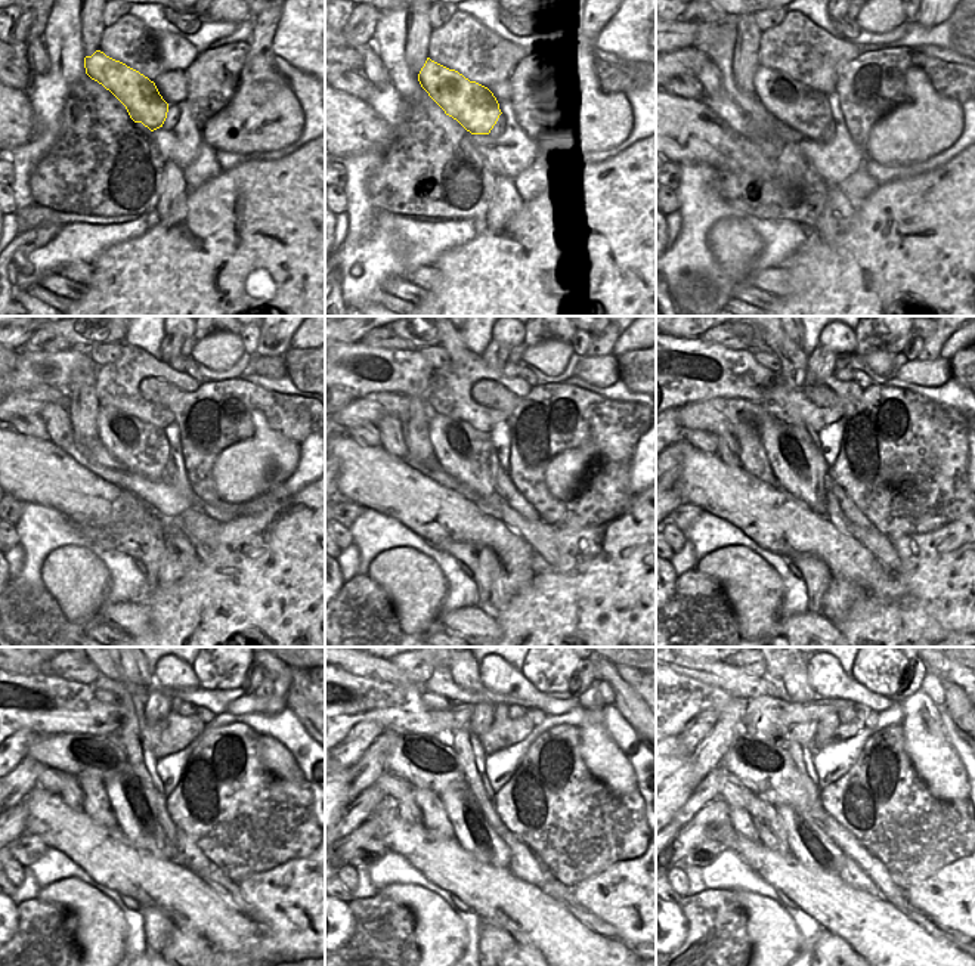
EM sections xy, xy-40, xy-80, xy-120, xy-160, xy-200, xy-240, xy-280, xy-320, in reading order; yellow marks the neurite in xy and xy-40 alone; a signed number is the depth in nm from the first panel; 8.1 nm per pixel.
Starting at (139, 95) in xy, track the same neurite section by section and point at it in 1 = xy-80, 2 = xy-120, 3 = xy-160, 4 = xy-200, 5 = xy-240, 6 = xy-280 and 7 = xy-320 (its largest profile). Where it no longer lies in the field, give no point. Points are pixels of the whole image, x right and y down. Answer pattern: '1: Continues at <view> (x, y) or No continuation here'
1: Continues at xy-80 (796, 105)
2: Continues at xy-120 (142, 449)
3: Continues at xy-160 (467, 454)
4: Continues at xy-200 (798, 464)
5: Continues at xy-240 (135, 799)
6: Continues at xy-280 (466, 805)
7: Continues at xy-320 (807, 841)

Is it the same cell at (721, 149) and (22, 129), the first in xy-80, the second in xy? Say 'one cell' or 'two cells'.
one cell

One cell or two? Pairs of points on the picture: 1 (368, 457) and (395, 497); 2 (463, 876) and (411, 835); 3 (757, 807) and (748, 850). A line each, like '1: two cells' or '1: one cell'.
1: one cell
2: one cell
3: two cells

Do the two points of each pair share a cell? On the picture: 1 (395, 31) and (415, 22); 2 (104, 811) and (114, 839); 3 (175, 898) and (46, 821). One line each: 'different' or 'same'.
1: different
2: different
3: same

